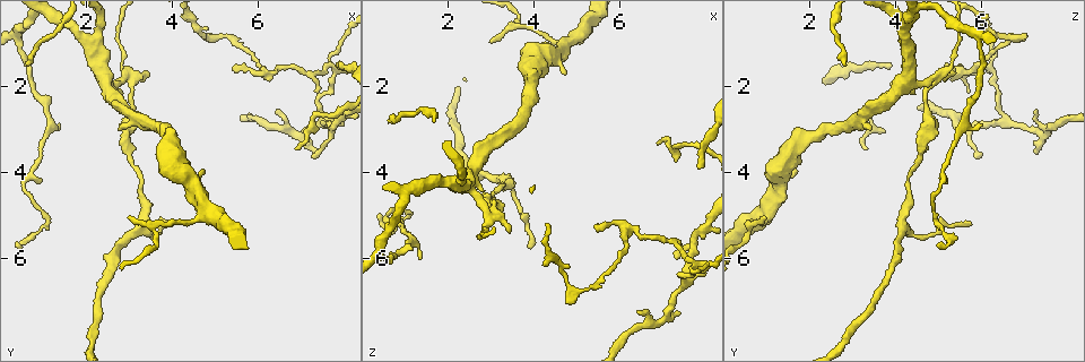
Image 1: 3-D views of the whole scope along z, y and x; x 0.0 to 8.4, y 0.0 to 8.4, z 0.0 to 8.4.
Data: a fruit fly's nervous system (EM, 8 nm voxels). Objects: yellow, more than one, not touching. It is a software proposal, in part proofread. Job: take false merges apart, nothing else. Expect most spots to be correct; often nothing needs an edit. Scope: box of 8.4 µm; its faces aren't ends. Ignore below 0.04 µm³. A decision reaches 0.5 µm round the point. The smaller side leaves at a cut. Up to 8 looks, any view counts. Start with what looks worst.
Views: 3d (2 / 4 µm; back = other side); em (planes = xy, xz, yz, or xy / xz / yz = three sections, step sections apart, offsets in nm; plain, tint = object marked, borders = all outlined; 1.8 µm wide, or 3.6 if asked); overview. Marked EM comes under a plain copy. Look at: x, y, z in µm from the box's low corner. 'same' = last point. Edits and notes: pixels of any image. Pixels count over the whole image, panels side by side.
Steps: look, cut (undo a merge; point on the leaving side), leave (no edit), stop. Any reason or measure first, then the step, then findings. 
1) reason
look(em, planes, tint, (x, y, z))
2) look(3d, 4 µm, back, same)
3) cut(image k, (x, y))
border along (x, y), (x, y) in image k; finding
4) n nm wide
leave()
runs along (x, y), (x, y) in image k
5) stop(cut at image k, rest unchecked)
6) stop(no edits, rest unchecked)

calibre changes
look(em, xz, step 8, tint, (2.90, 1.70, 5.05))

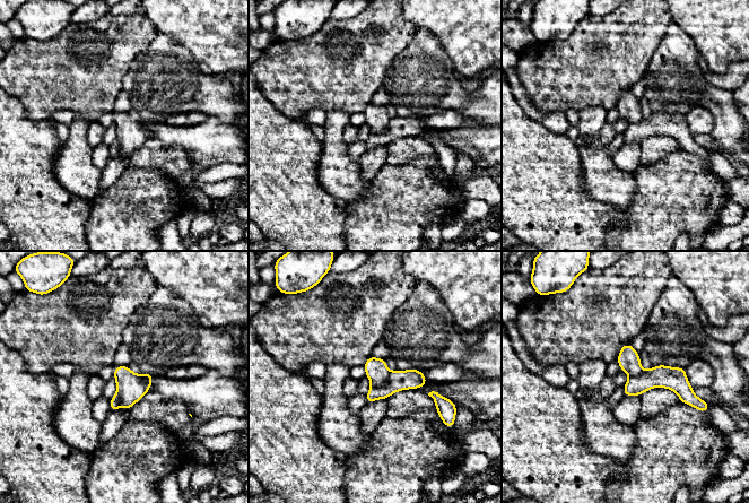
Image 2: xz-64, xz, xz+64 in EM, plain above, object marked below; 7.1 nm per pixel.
look(em, planes, tint, same)

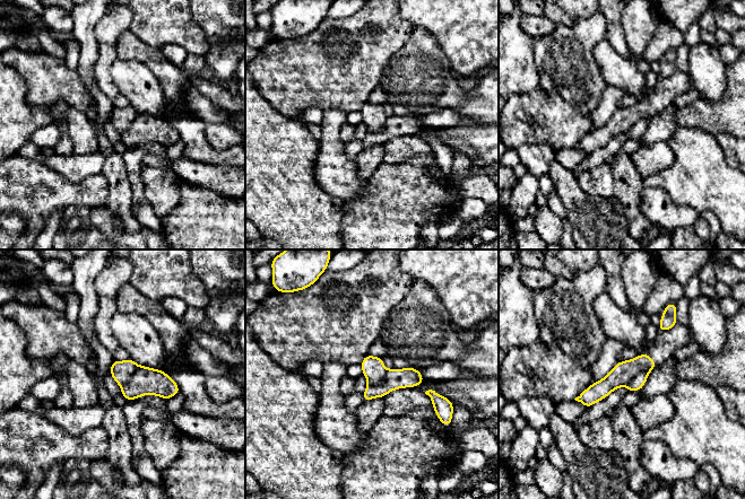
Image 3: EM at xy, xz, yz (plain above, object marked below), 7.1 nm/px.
190 nm wide
cut(image 3, (395, 378))
border along (387, 370), (380, 383), (369, 385) in image 3; a second neuron is stuck on

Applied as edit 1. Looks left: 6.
look(overview)

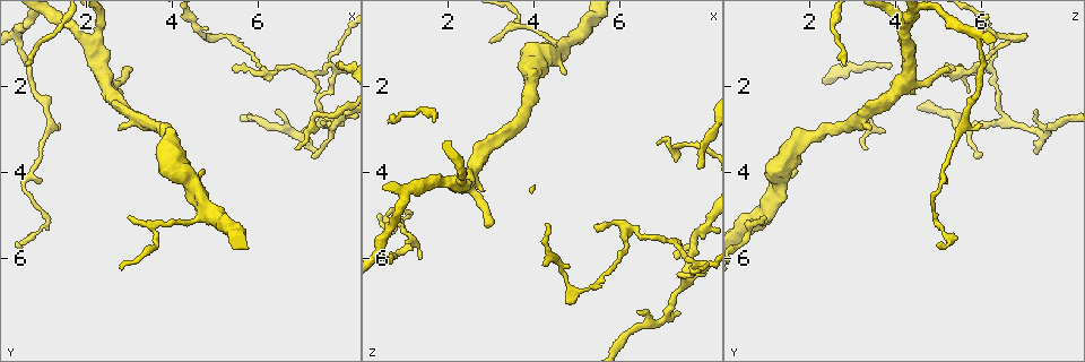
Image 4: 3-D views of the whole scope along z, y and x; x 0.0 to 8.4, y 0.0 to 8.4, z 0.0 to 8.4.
sharp bend
look(em, planes, tint, (6.25, 1.75, 5.35))

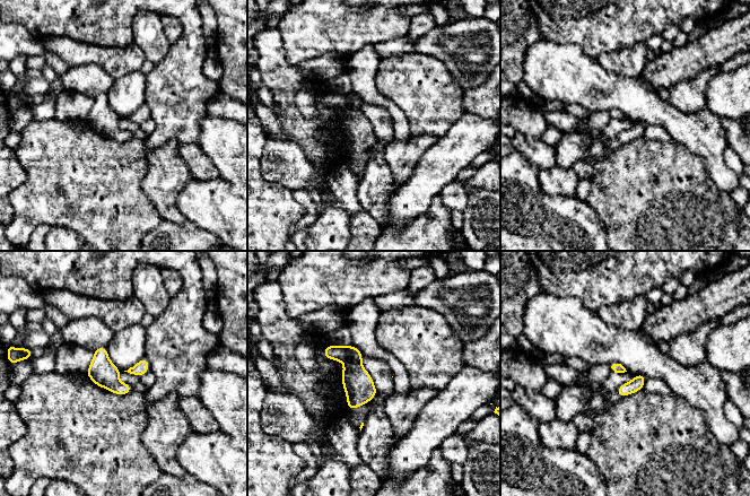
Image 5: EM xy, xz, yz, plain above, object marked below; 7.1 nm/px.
cut(image 5, (357, 382))
border along (345, 362), (358, 362), (360, 364) in image 5; two neurons meet here

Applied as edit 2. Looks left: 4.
sharp bend
look(3d, 4 µm, back, (7.80, 1.60, 6.20))

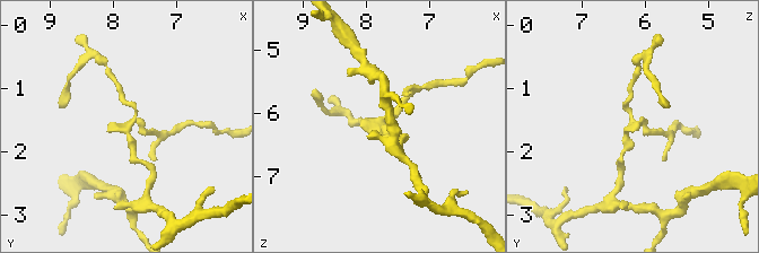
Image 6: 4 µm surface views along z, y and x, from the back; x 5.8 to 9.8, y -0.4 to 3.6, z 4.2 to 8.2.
now the EM
look(em, yz, step 16, tint, (7.75, 1.60, 6.25))

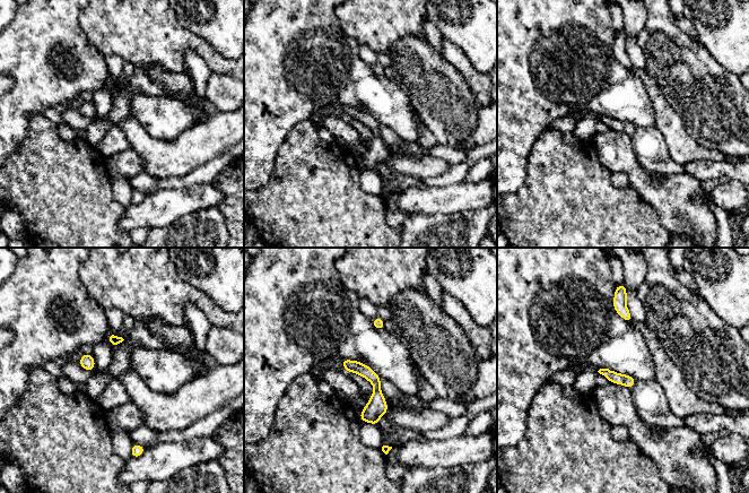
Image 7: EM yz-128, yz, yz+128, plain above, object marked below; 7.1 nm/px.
leave()
runs along (345, 361), (376, 382), (375, 421) in image 7; continuous, no second neuron

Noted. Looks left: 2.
stop(cut at image 3, cut at image 5, rest unchecked)

